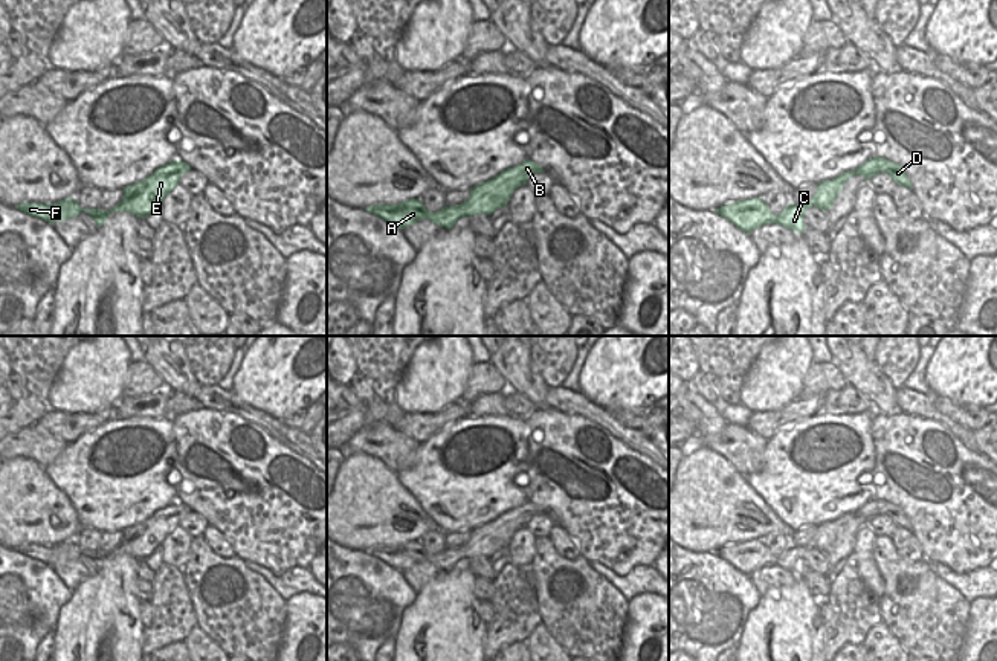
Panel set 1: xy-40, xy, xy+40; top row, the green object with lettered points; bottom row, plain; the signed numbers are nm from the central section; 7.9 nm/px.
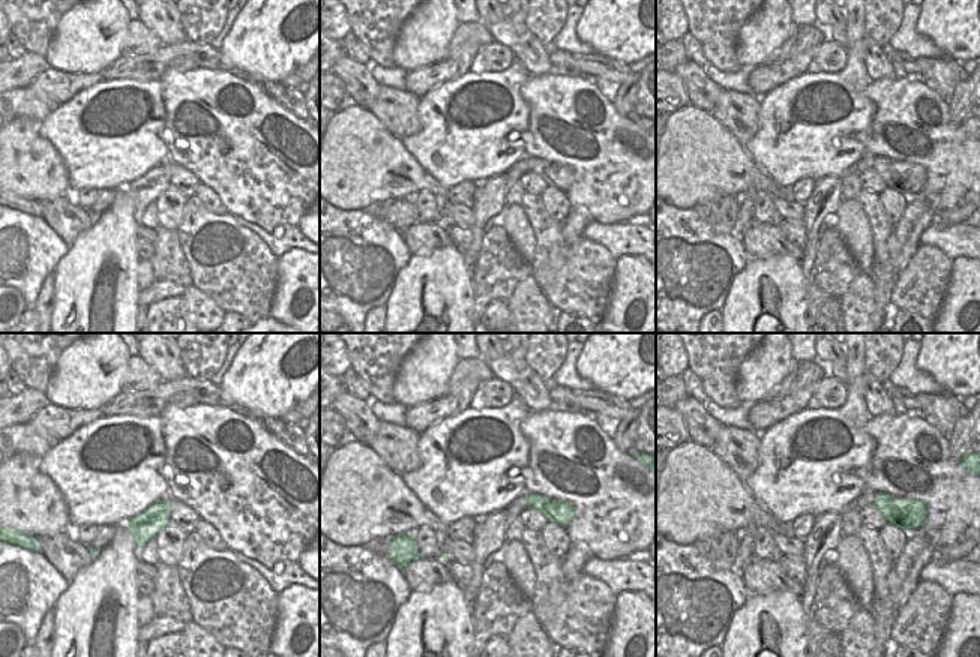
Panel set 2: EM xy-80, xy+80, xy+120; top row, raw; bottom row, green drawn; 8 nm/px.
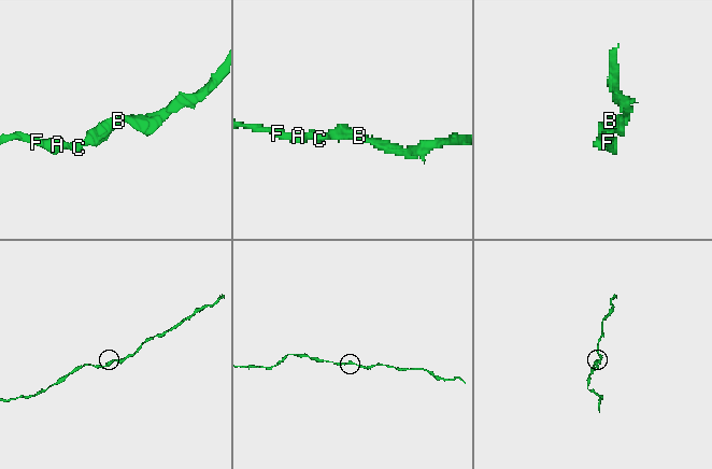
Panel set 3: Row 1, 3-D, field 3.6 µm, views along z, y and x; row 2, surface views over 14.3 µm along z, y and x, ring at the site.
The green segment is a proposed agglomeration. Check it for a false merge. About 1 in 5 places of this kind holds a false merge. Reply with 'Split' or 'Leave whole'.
Leave whole

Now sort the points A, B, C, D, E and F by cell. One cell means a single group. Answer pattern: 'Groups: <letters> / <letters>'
Groups: A B C D E F

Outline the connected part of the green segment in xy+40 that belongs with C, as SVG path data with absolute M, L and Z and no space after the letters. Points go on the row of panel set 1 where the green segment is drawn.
M870 157L858 168L849 173L843 173L832 180L818 183L817 191L809 203L789 203L779 215L774 215L770 211L763 198L748 198L739 200L736 203L727 203L718 208L716 212L747 234L766 223L777 223L783 227L794 229L797 234L802 234L802 231L806 227L806 224L803 223L803 217L809 208L817 206L821 211L828 211L843 189L843 185L853 174L864 176L869 182L870 177L879 173L889 174L898 185L911 189L911 182L901 165L884 157Z

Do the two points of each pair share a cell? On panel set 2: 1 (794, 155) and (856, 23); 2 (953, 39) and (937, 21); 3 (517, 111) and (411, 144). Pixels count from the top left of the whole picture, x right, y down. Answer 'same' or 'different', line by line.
1: same
2: same
3: same

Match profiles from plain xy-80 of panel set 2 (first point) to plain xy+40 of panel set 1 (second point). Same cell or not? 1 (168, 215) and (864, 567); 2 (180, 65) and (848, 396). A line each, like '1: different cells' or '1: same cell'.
1: different cells
2: same cell

